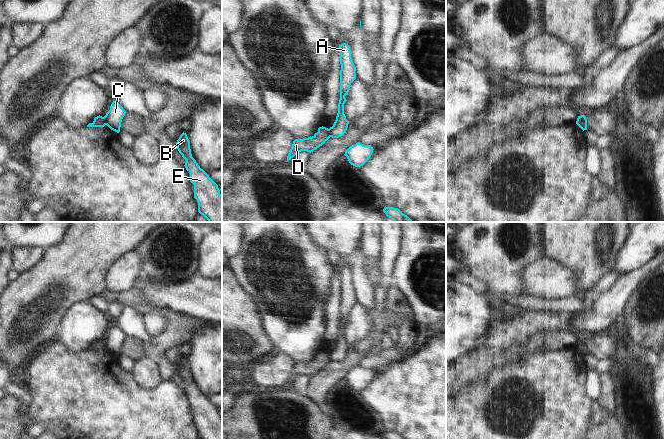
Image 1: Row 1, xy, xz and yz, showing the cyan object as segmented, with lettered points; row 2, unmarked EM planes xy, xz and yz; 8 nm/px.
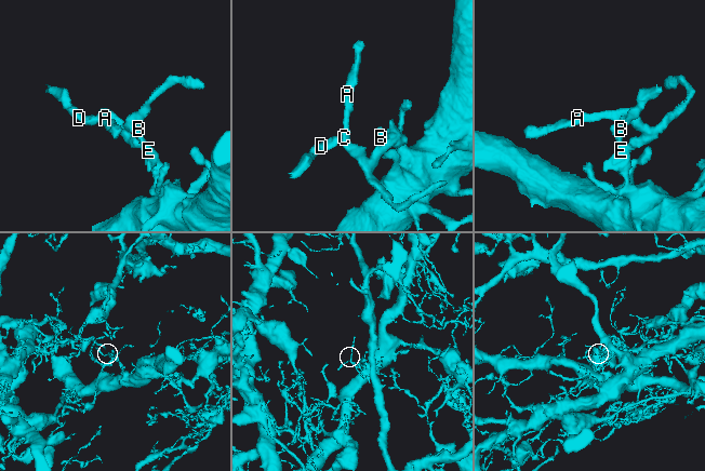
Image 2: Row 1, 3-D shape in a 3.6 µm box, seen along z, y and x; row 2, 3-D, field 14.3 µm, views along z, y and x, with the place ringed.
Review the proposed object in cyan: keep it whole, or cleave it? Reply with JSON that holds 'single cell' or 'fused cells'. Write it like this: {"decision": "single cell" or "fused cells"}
{"decision": "fused cells"}

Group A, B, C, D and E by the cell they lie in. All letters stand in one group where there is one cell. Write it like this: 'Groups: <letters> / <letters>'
Groups: A B C E / D

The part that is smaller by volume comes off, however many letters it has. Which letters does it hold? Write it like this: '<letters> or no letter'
D

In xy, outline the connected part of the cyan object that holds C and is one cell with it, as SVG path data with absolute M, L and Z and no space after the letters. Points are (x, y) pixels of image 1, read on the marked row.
M113 101L110 106L110 110L104 116L106 125L111 130L119 133L121 122L125 114L126 114L126 111L123 109L123 107L116 101Z

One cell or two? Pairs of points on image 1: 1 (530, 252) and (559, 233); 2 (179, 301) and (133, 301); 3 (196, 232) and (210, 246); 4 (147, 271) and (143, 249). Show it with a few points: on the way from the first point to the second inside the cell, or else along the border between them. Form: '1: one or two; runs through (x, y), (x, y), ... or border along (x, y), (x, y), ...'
1: two; border along (541, 232), (544, 254), (546, 256)
2: two; border along (138, 291), (153, 305), (170, 312)
3: two; border along (209, 232), (200, 242)
4: one; runs through (147, 266), (147, 254)

